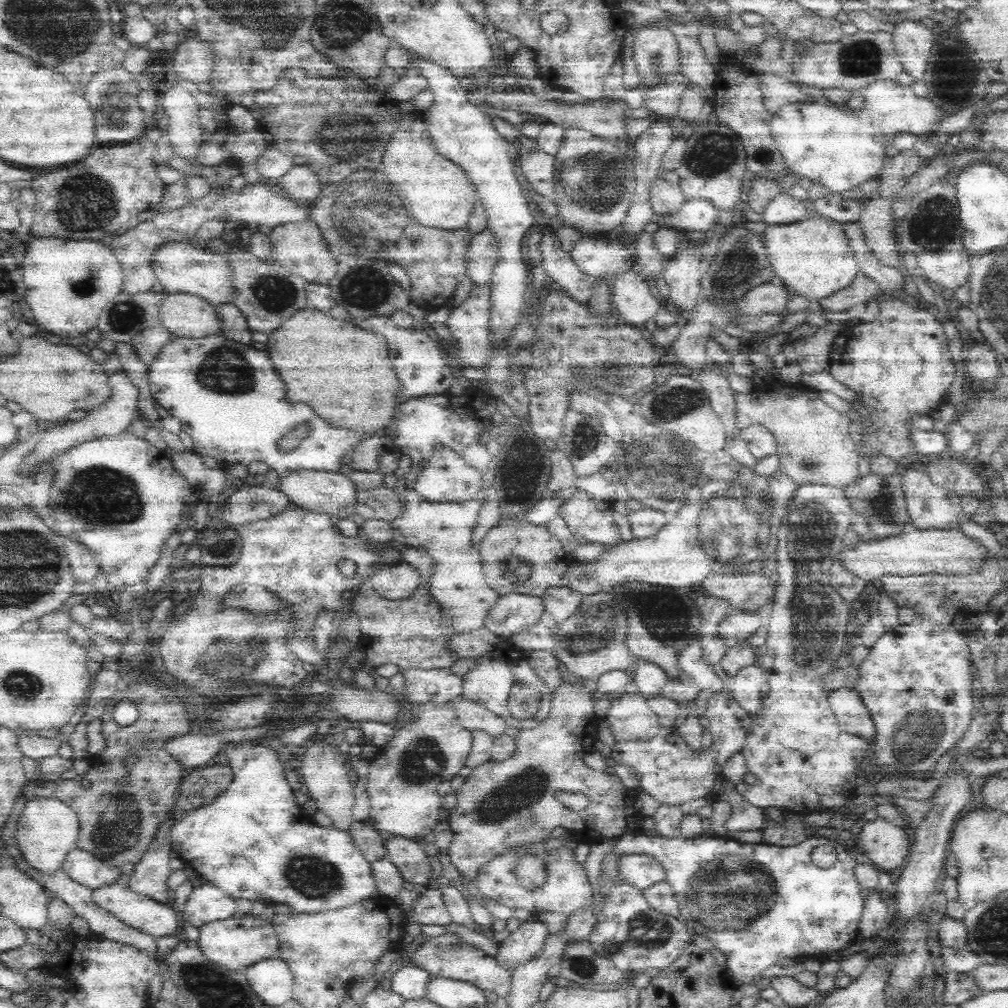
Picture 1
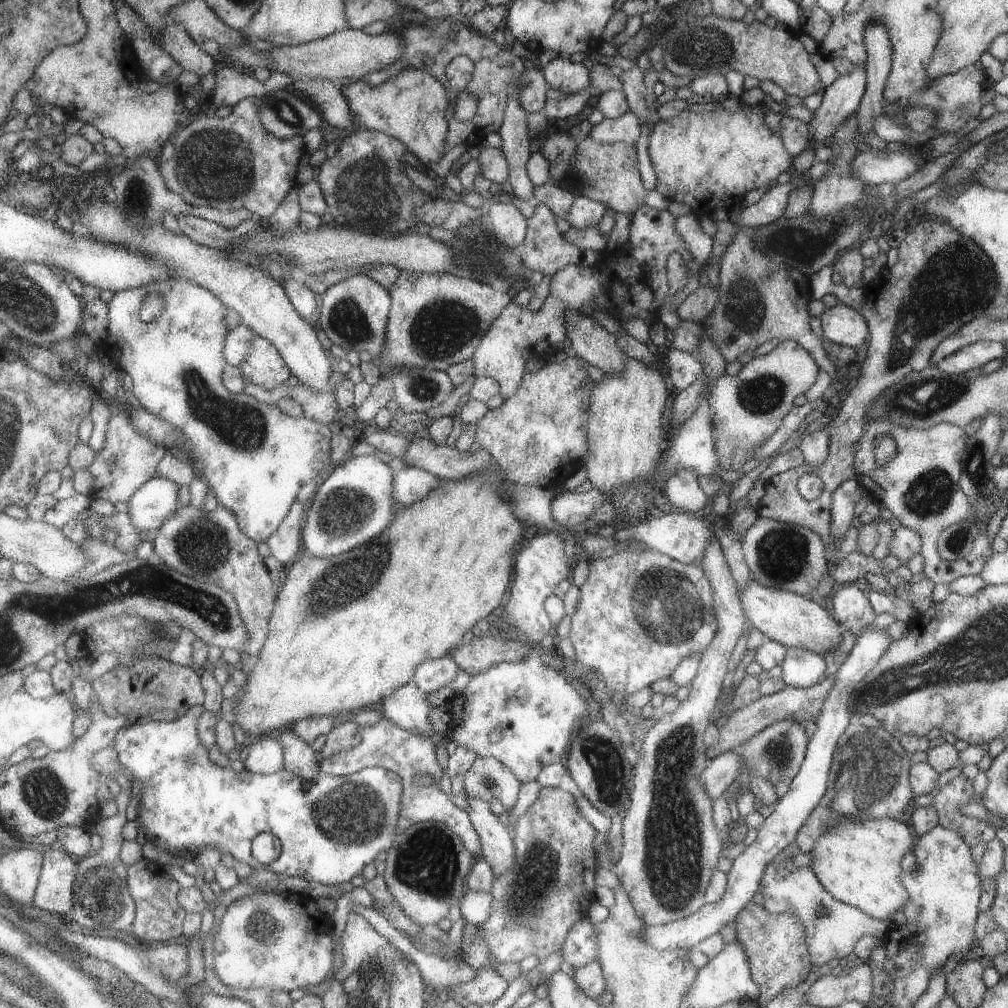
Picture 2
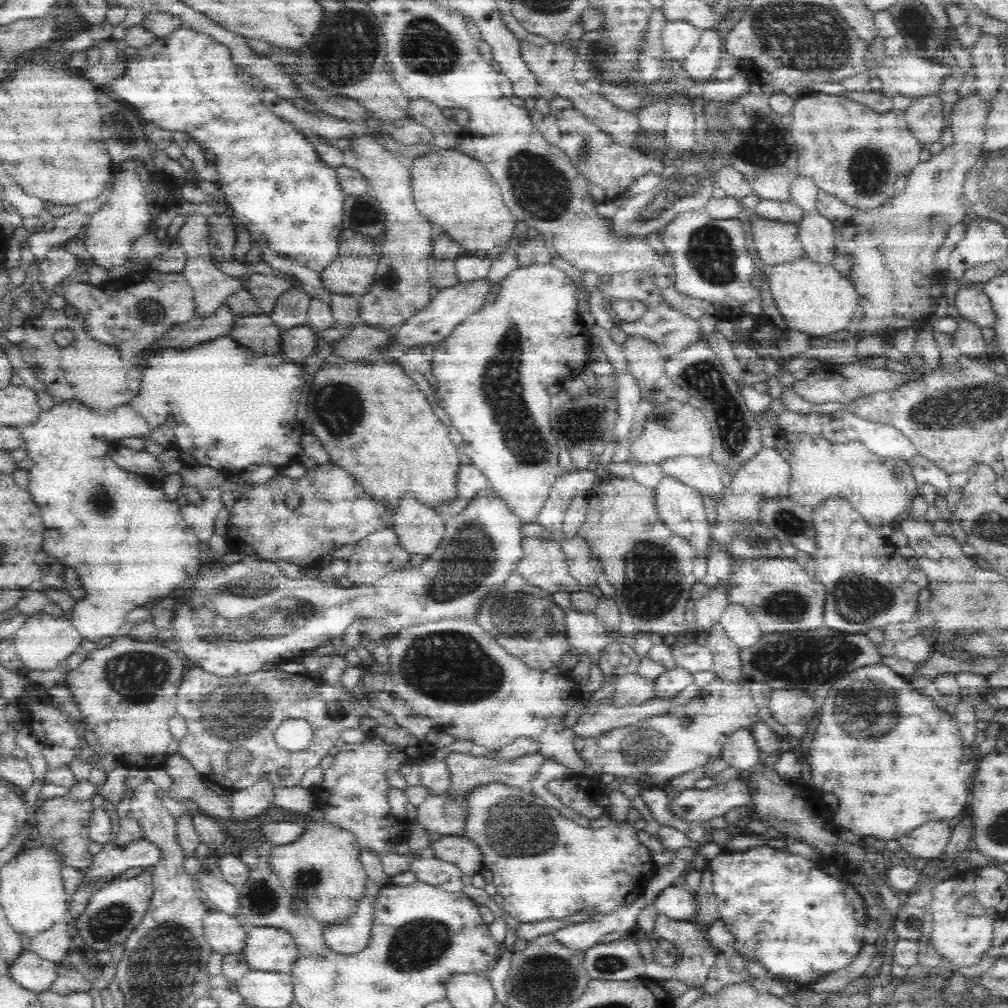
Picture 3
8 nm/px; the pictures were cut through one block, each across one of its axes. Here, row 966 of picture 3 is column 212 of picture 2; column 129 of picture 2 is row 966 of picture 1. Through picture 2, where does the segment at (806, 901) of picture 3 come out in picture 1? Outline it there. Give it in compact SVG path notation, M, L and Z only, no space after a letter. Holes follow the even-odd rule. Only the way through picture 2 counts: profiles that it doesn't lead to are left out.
M626 833L618 838L616 847L610 850L609 853L614 853L616 857L620 858L627 854L646 854L651 855L658 862L662 863L666 873L666 881L674 891L674 896L678 901L678 908L680 914L679 918L690 930L694 930L696 934L702 934L706 936L714 948L718 948L725 956L725 972L729 977L729 980L734 984L736 988L740 986L748 986L754 983L758 983L762 980L762 972L774 966L782 960L800 960L800 958L808 959L814 958L814 954L821 954L822 952L832 952L832 950L840 950L840 948L846 948L852 944L852 940L859 934L859 922L860 916L862 916L862 910L864 908L864 898L860 893L860 886L856 882L854 876L854 866L856 861L850 857L848 851L842 848L835 848L837 854L837 860L829 868L821 868L816 866L812 862L810 854L816 846L822 846L822 844L829 844L828 840L824 837L811 837L795 844L794 846L774 846L766 845L764 842L760 843L741 843L735 840L732 836L720 837L720 836L700 836L685 839L684 837L676 838L664 838L659 835L641 835Z

